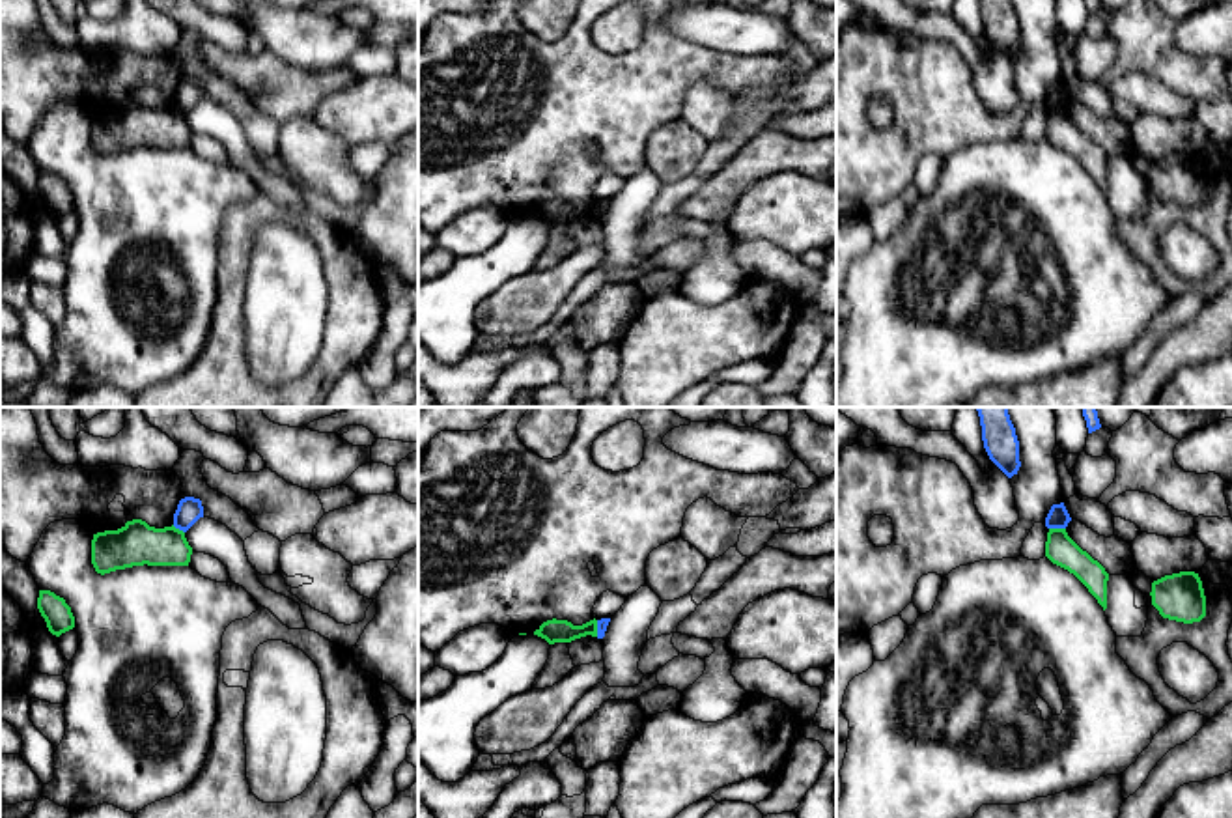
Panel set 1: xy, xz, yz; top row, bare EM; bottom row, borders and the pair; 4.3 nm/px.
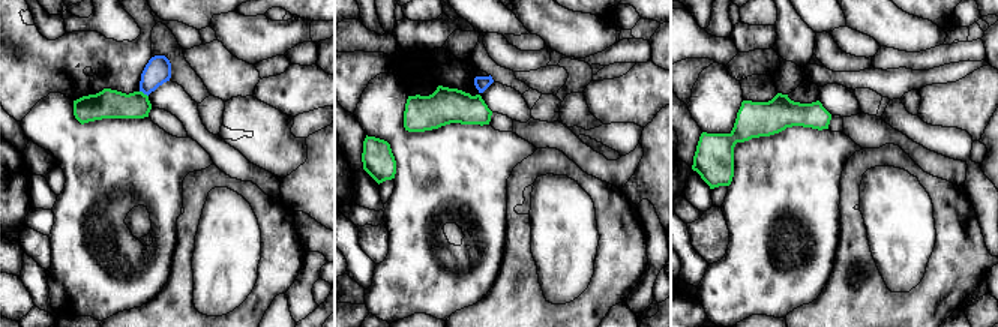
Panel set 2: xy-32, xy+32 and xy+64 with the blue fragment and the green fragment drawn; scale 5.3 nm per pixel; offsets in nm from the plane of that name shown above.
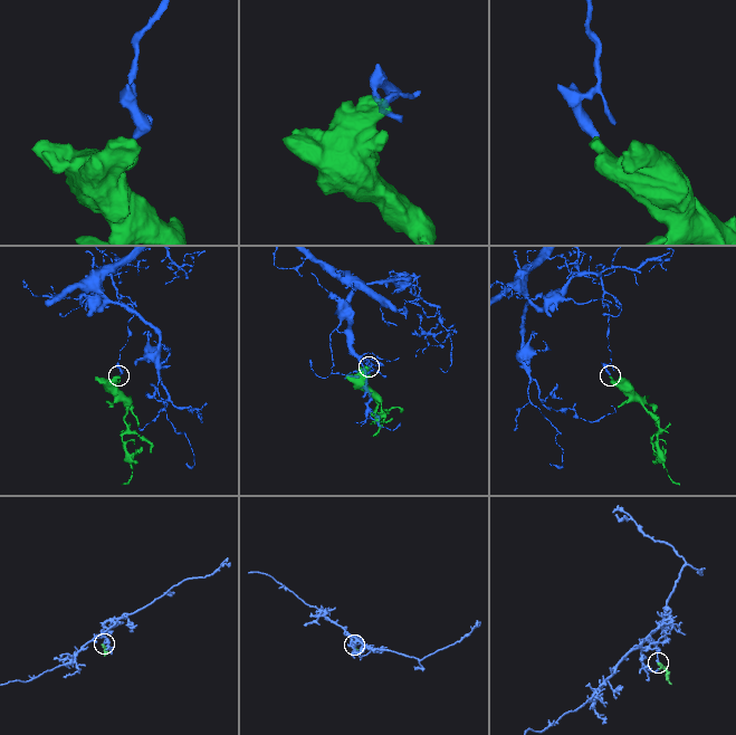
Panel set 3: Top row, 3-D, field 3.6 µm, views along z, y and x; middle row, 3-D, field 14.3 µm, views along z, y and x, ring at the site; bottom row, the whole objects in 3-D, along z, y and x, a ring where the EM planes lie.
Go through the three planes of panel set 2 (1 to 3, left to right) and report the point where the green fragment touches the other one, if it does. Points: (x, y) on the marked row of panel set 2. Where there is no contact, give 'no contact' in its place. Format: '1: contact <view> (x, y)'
1: contact xy-32 (144, 93)
2: no contact
3: no contact

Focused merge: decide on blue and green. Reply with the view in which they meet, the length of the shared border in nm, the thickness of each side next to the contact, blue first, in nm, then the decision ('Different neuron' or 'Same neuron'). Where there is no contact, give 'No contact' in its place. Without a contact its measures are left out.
Touches blue in yz. Shared border 70 nm. Thickness 90 nm (blue) against 140 nm. Different neuron

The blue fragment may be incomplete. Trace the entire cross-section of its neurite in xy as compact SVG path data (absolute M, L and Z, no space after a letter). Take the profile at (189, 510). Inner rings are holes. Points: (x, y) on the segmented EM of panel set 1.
M185 497L179 501L174 514L174 527L187 532L200 517L203 517L202 501L194 497Z

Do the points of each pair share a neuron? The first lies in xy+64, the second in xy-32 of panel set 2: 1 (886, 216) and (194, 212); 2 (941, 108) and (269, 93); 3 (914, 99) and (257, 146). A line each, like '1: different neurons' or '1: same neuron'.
1: different neurons
2: same neuron
3: same neuron

